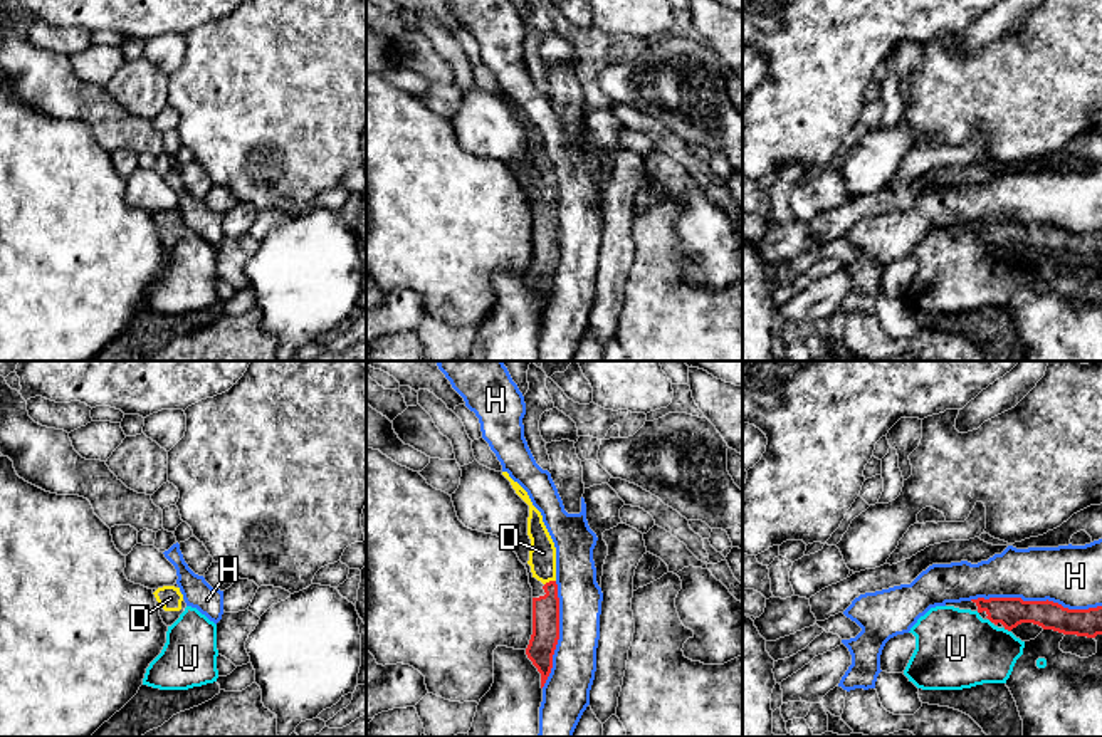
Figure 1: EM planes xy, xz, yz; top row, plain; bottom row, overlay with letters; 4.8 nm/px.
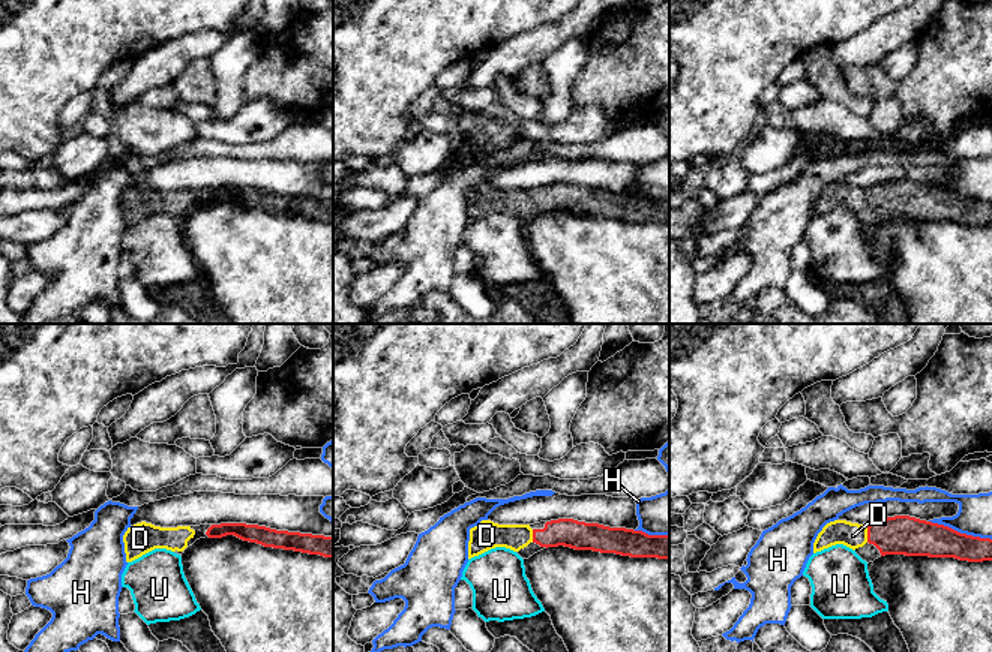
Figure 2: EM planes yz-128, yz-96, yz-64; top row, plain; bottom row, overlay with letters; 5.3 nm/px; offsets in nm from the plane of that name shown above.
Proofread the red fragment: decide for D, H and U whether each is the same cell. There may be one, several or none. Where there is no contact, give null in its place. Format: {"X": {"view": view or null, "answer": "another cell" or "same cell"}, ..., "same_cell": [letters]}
{"D": {"view": "xz", "answer": "same cell"}, "H": {"view": "yz", "answer": "another cell"}, "U": {"view": "yz", "answer": "another cell"}, "same_cell": ["D"]}

